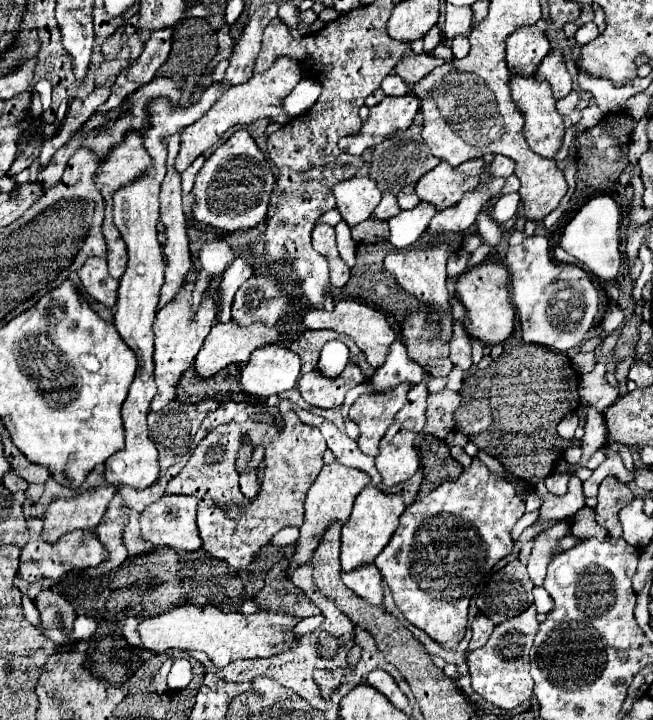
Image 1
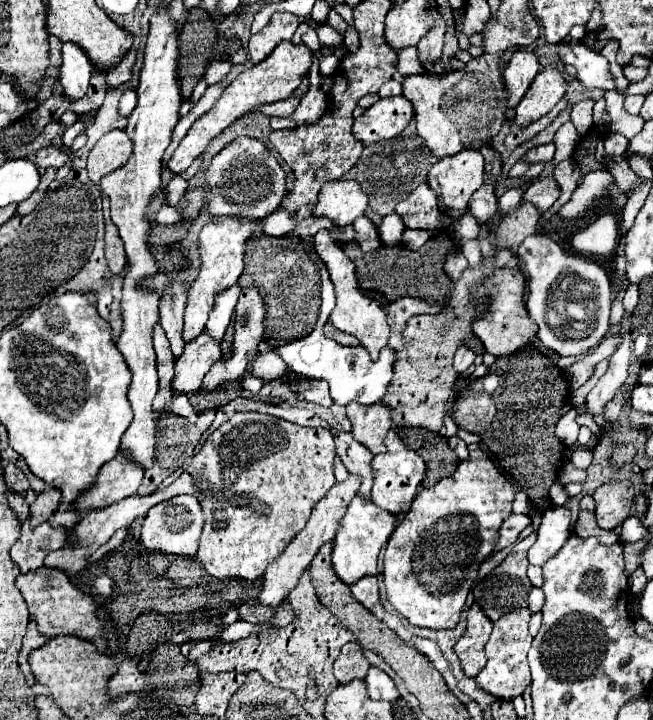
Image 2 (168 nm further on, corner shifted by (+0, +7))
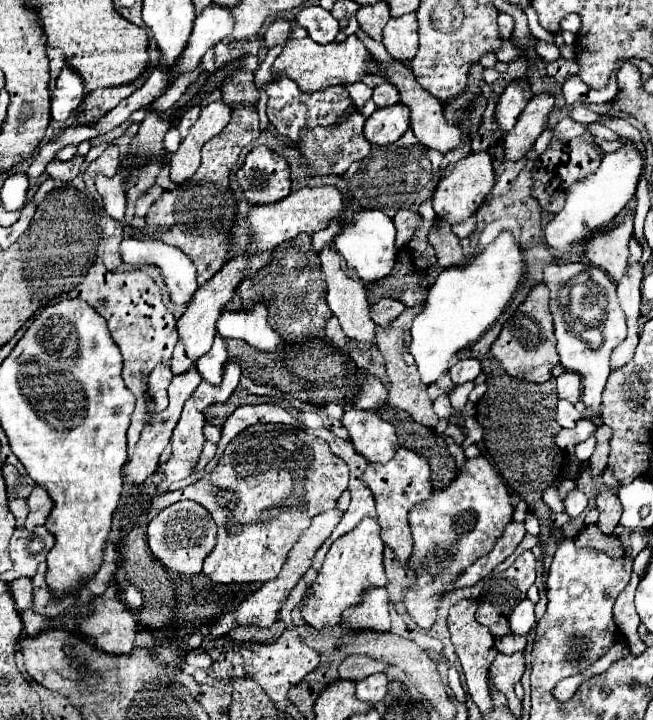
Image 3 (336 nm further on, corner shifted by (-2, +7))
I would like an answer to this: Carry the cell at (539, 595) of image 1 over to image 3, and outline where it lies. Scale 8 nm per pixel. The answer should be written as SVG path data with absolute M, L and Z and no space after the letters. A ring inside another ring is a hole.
M530 599L520 601L514 611L508 617L510 623L510 631L514 635L526 635L532 627L536 627L536 619L534 619L534 603Z

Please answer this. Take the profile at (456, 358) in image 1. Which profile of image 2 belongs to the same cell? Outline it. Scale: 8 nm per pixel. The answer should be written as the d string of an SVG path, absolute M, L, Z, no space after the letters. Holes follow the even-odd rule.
M460 345L460 349L456 349L456 355L454 355L454 369L458 373L464 373L472 363L474 363L474 351L468 349L466 345Z

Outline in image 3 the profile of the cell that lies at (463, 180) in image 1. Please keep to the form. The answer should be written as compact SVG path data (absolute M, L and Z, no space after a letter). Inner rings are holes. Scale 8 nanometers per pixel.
M470 153L464 159L448 165L444 169L444 175L442 175L442 179L440 179L438 187L436 187L434 197L432 197L436 217L448 221L450 225L468 219L486 201L486 197L490 195L494 183L496 183L496 177L494 177L492 159L490 159L488 153Z

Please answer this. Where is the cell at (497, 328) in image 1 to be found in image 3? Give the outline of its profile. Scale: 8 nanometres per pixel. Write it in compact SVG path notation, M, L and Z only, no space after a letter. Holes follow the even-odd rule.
M544 283L536 285L528 299L518 307L516 315L506 321L498 341L492 345L492 355L502 363L504 371L512 377L530 381L530 383L546 383L552 379L552 369L560 363L556 345L554 345L554 323L550 313L550 291Z

